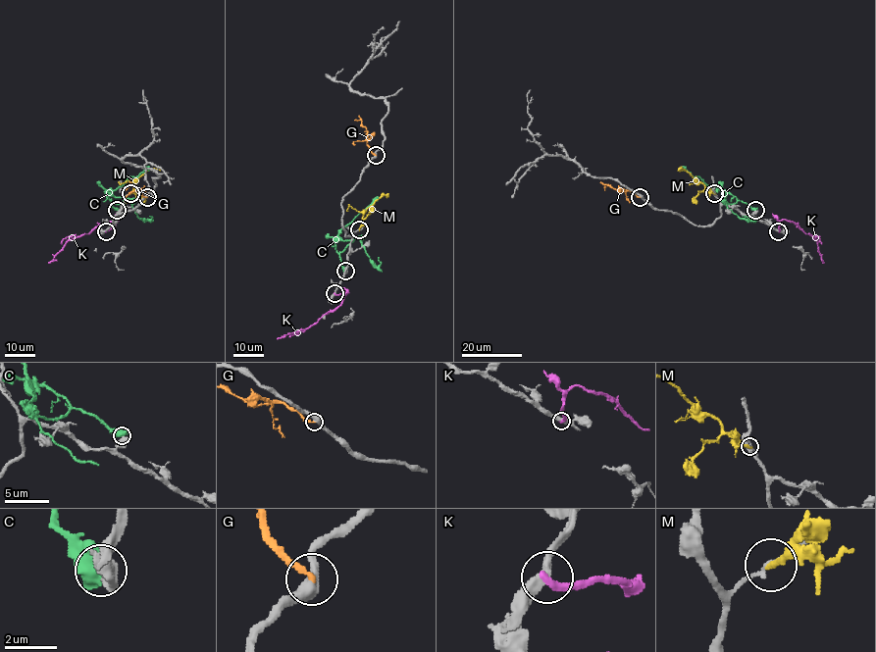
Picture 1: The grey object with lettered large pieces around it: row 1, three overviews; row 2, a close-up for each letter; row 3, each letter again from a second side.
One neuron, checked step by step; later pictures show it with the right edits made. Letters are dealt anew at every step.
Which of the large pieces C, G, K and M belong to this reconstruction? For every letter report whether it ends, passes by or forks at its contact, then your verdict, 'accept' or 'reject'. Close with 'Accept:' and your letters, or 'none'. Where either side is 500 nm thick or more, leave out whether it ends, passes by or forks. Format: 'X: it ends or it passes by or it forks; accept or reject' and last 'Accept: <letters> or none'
C: reject
G: it ends; reject
K: it ends; reject
M: it ends; reject
Accept: none

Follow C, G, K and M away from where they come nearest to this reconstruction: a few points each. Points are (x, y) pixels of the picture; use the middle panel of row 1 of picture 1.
C: (346, 270), (340, 265), (334, 238), (378, 196)
G: (376, 156), (367, 145), (366, 128), (361, 121), (354, 120)
K: (334, 293), (343, 294), (340, 304), (306, 328), (277, 339)
M: (359, 229), (363, 213), (384, 195), (388, 196)

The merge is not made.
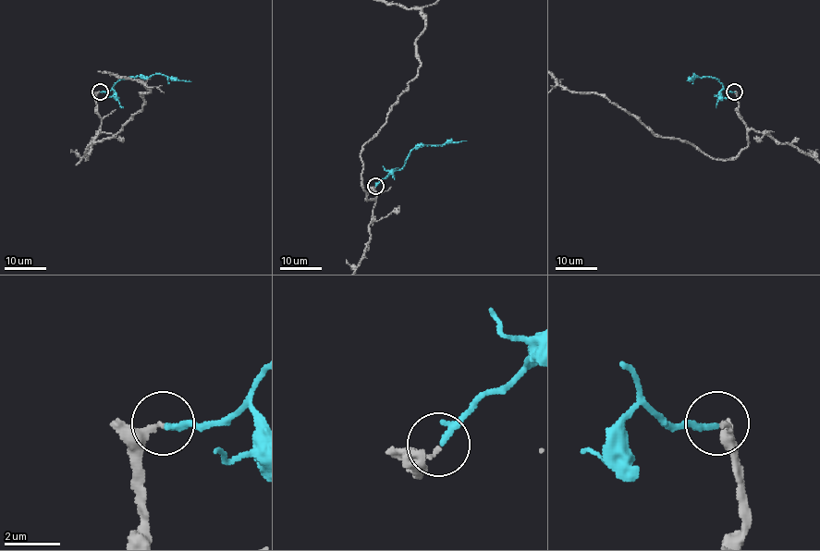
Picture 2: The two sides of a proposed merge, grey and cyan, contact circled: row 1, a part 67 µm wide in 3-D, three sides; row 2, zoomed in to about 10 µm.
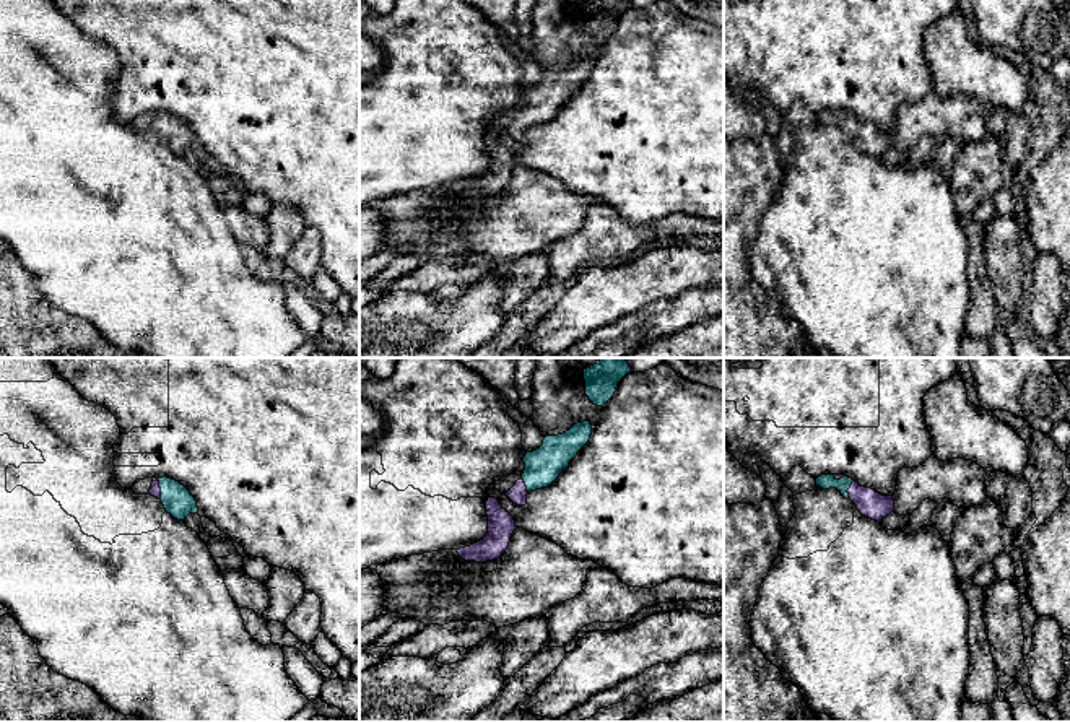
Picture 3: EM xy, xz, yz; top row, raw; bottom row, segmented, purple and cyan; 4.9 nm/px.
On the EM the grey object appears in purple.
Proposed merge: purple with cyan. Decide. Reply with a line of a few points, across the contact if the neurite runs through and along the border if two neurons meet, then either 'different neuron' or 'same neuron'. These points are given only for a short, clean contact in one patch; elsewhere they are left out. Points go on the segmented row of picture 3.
xy (155, 490), (160, 488), (178, 501) | same neuron

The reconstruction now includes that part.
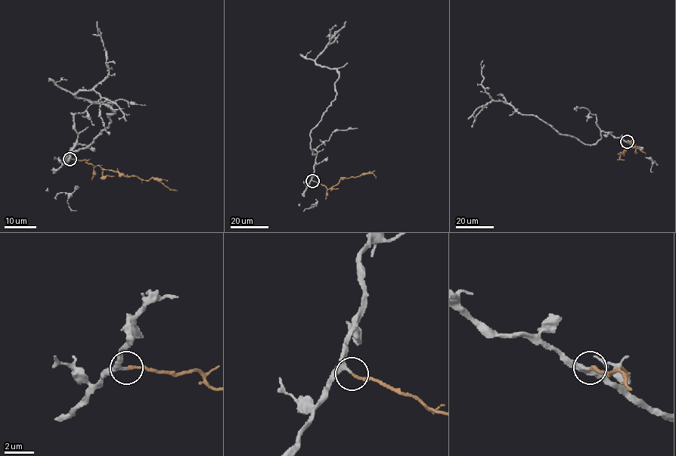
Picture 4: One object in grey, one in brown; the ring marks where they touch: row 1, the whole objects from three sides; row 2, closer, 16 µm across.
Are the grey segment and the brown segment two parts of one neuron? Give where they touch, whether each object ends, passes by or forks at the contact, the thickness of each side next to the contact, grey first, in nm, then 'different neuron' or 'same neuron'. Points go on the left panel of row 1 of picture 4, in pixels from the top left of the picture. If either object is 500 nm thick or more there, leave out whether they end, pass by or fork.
place (69, 159); grey passes by; brown ends; calibres 190 and 190 nm; same neuron

